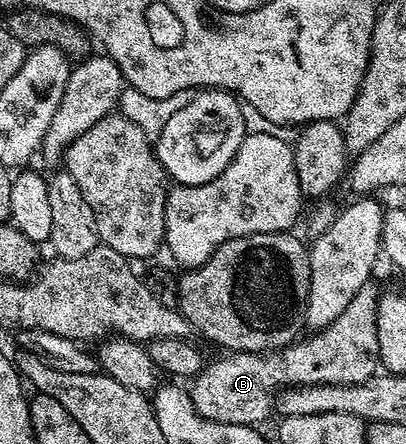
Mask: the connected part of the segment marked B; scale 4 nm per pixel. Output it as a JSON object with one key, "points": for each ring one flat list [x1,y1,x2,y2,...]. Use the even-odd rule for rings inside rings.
{"points":[[374,282,367,283,345,305,345,313,337,317,327,327,318,328,312,339,304,338,296,341,282,350,268,351,266,353,252,353,240,351,227,353,216,363,208,362,203,370,195,376,190,384,191,404,197,409,201,417,218,423,232,423,233,425,245,425,255,427,263,425,267,418,273,415,273,396,277,389,286,387,308,387,309,385,357,385,361,381,369,381,380,370,379,346,377,345,377,309,379,308,380,288,375,288]]}

